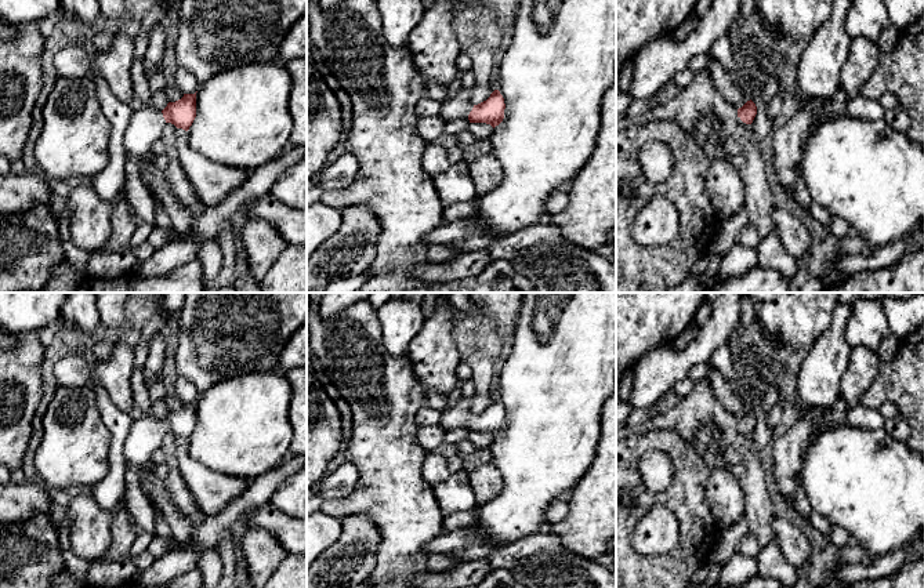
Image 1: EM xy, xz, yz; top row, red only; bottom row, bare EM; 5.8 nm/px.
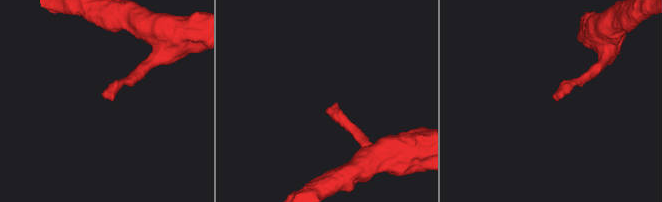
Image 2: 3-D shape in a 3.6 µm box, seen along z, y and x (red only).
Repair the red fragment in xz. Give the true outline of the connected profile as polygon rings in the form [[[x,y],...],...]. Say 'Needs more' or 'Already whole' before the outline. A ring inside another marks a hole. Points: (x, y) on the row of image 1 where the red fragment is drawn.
Needs more. [[[472,72],[460,75],[456,90],[442,102],[439,116],[445,121],[468,119],[470,123],[486,123],[494,128],[504,119],[504,98],[499,90],[494,90],[486,101],[472,105],[471,90],[474,86]]]

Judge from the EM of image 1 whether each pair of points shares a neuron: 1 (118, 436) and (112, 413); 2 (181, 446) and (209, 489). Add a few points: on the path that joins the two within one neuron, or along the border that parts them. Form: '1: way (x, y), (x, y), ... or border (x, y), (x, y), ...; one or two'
1: way (118, 431), (116, 418); one
2: way (183, 457), (198, 478); one

